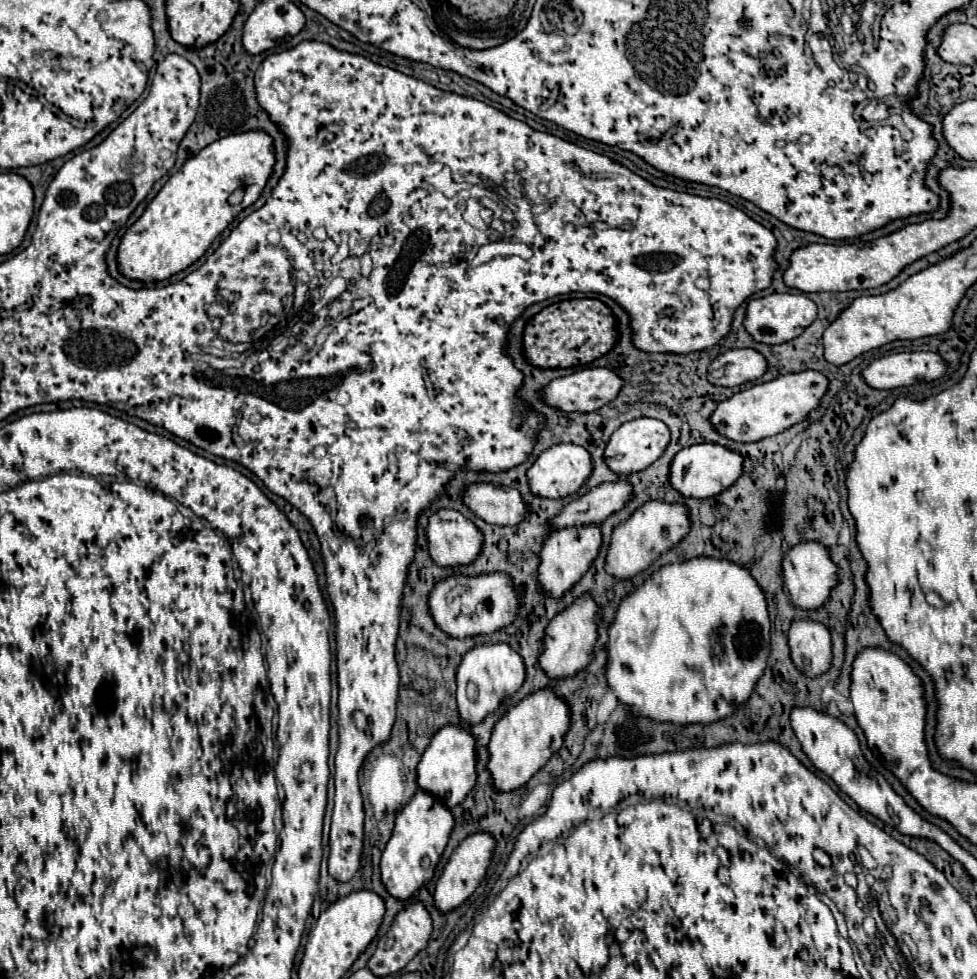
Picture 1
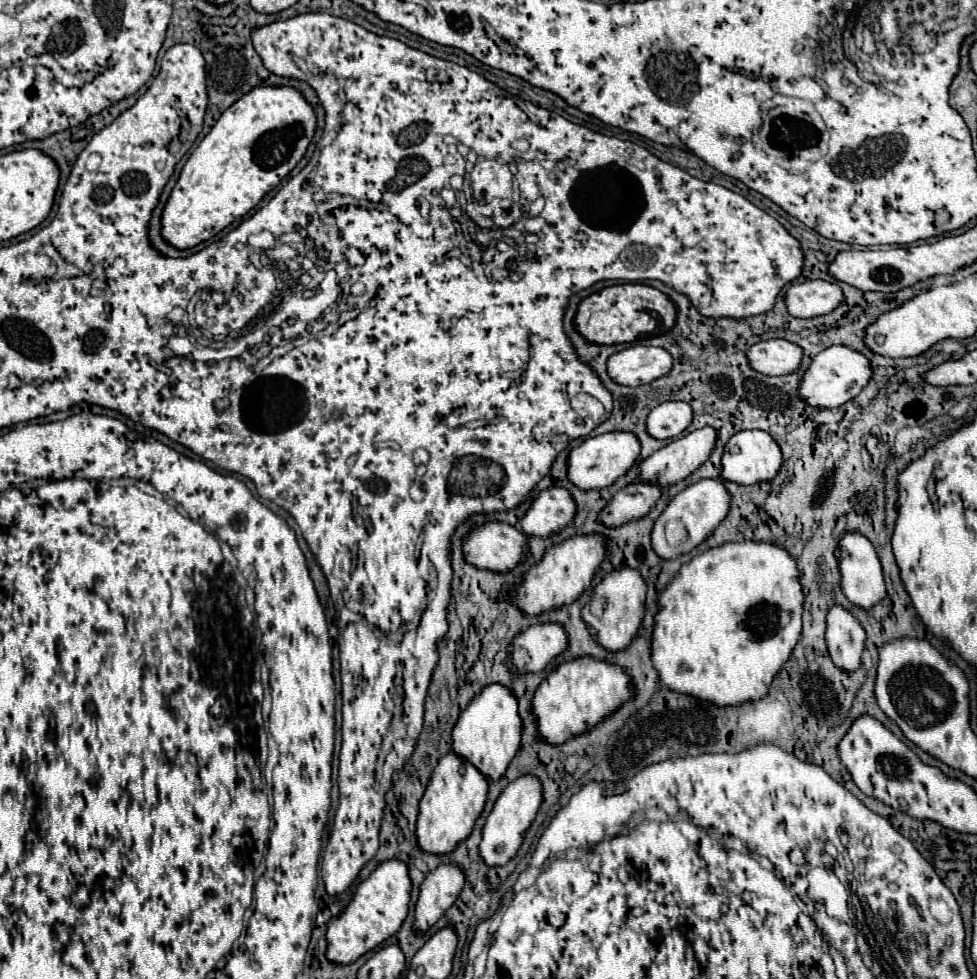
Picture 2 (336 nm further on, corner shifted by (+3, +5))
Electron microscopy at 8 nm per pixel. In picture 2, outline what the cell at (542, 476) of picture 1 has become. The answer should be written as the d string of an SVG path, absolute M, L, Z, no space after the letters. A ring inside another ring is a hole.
M606 432L588 438L582 446L574 448L568 458L568 480L578 488L608 488L620 476L624 476L640 456L640 440L632 432Z

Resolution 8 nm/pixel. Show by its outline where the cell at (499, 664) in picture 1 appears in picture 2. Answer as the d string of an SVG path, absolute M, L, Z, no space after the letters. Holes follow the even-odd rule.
M556 622L536 624L524 630L520 636L516 636L510 650L514 646L526 648L530 654L530 662L526 664L524 672L540 672L546 668L548 662L552 662L568 648L568 634Z

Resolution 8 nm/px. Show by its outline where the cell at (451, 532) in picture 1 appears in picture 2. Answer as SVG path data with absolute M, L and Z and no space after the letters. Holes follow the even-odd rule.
M490 522L466 536L464 554L478 568L510 572L526 560L528 536L506 522Z

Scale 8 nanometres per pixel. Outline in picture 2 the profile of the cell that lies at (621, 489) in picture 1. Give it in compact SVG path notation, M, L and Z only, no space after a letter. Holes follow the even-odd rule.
M704 426L686 436L674 438L668 446L664 446L662 450L654 452L652 456L648 456L646 460L640 462L640 468L642 468L640 482L652 482L652 484L658 482L660 486L670 486L670 484L676 484L678 480L688 478L696 468L700 468L710 458L716 440L718 440L718 430L712 426Z

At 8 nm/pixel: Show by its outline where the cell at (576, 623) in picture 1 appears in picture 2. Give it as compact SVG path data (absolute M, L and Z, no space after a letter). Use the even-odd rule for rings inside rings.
M622 568L622 570L614 570L608 576L604 576L604 580L594 590L596 590L596 596L600 596L600 598L606 600L604 612L600 616L594 616L586 608L582 612L582 618L584 618L584 622L588 626L592 626L592 628L598 630L598 642L606 650L612 650L612 652L624 650L634 640L634 636L638 634L638 630L642 626L642 618L644 618L644 610L646 610L644 604L646 604L648 586L646 586L646 582L644 582L644 578L640 576L638 570L634 570L634 568Z

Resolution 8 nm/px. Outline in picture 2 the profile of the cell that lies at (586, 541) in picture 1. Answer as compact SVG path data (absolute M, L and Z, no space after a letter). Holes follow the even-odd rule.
M634 482L616 492L612 502L608 502L608 508L600 512L598 520L606 526L620 526L628 520L638 520L650 512L650 508L662 496L662 490L664 488L660 484Z

